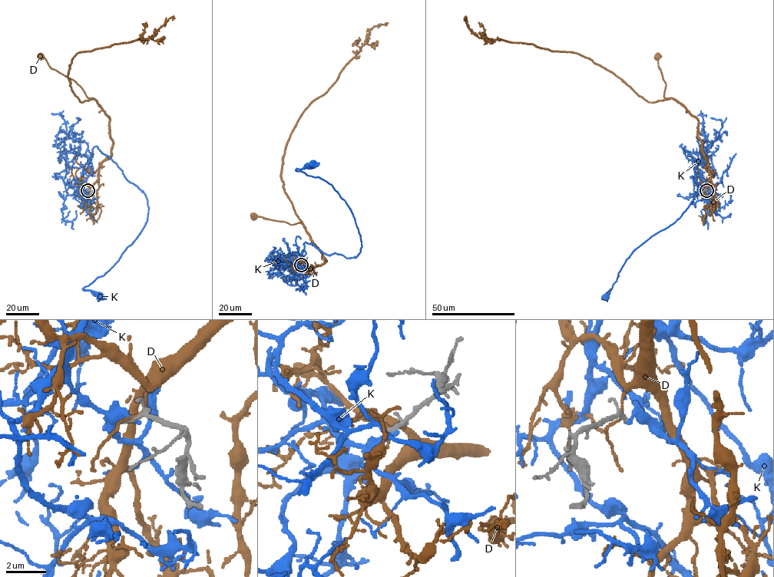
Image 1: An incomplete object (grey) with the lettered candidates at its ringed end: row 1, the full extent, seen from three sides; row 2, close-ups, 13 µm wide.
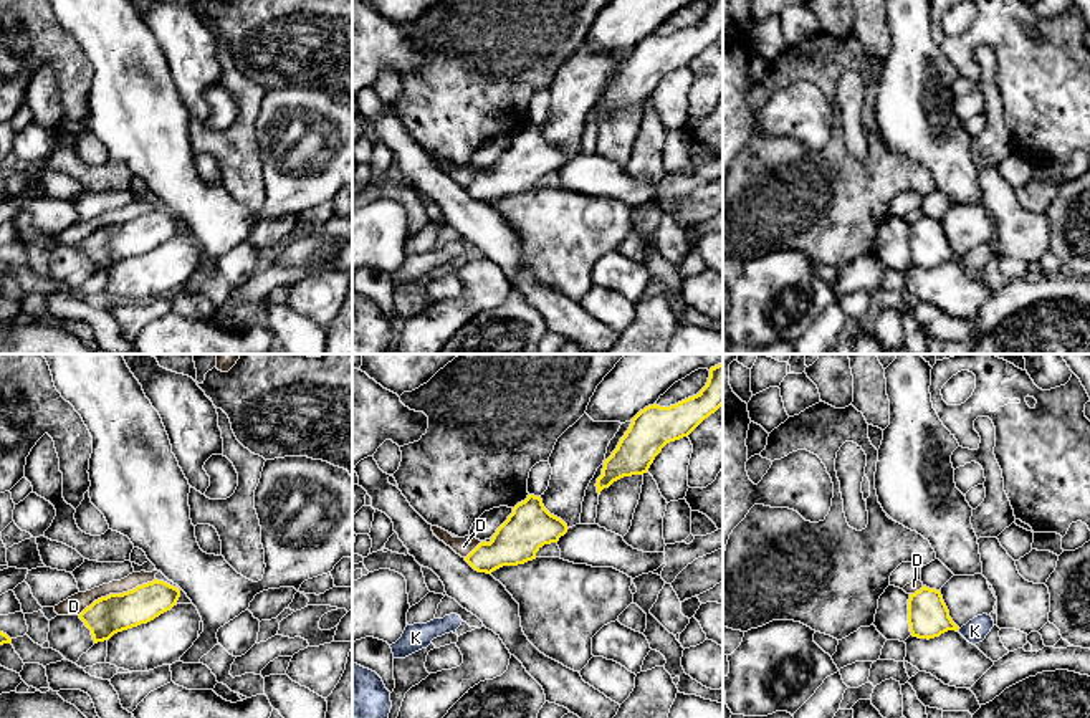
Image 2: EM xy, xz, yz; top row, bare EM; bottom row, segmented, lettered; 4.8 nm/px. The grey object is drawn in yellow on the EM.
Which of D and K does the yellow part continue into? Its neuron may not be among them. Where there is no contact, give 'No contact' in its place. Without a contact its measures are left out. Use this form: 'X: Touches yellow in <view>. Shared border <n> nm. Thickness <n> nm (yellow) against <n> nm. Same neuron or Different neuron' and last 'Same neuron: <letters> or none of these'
D: Touches yellow in xy. Shared border 420 nm. Thickness 190 nm (yellow) against 100 nm. Different neuron
K: No contact. Different neuron
Same neuron: none of these

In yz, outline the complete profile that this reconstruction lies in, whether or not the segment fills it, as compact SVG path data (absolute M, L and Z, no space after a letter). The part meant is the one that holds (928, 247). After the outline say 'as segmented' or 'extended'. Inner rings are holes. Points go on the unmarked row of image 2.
M923 215L908 228L908 253L913 266L935 268L948 260L959 260L949 247L943 225L936 218Z; as segmented

